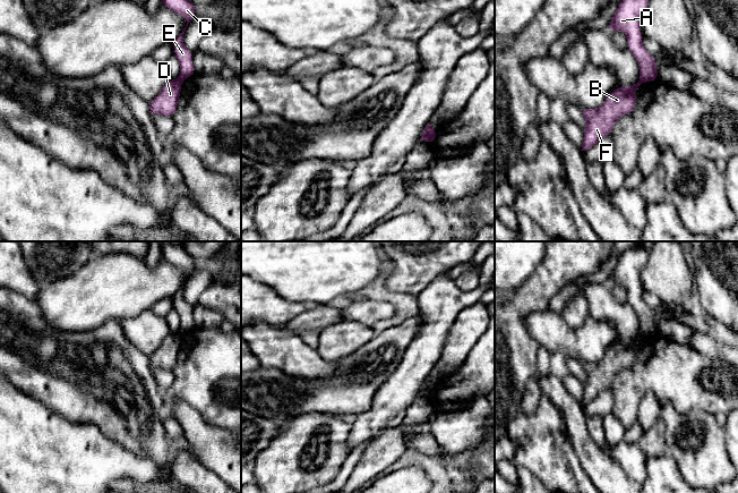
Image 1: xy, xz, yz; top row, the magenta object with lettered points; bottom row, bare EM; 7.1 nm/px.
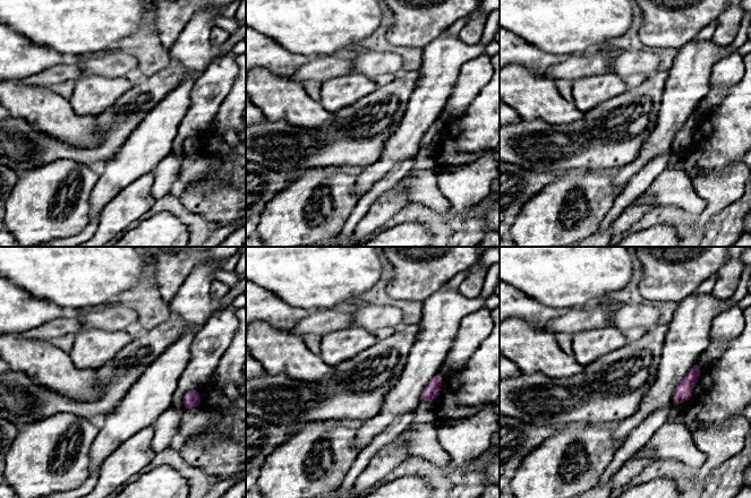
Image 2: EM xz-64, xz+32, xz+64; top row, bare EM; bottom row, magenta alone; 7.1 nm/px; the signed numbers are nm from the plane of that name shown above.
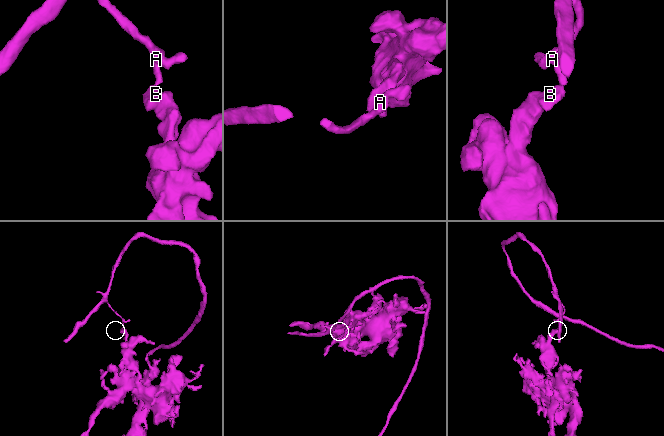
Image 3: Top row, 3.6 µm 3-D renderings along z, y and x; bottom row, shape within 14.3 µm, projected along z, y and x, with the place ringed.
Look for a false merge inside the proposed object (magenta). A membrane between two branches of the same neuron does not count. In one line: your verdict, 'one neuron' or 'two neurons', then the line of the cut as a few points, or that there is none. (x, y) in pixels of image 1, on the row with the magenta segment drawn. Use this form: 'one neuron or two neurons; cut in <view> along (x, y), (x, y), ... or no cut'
two neurons; cut in xy along (178, 79), (181, 83)

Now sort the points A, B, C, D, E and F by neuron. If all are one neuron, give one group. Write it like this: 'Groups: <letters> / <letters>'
Groups: A C E / B D F

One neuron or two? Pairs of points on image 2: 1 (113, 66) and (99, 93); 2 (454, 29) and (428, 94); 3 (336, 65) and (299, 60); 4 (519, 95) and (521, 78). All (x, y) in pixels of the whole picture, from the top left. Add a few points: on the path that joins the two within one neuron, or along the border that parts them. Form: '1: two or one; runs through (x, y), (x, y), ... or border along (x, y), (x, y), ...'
1: two; border along (83, 75), (127, 77)
2: two; border along (445, 31), (458, 36)
3: two; border along (308, 61), (290, 76)
4: one; runs through (519, 91), (519, 83)

